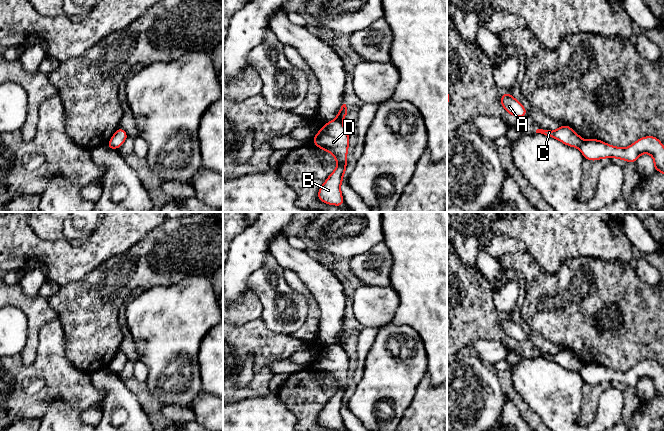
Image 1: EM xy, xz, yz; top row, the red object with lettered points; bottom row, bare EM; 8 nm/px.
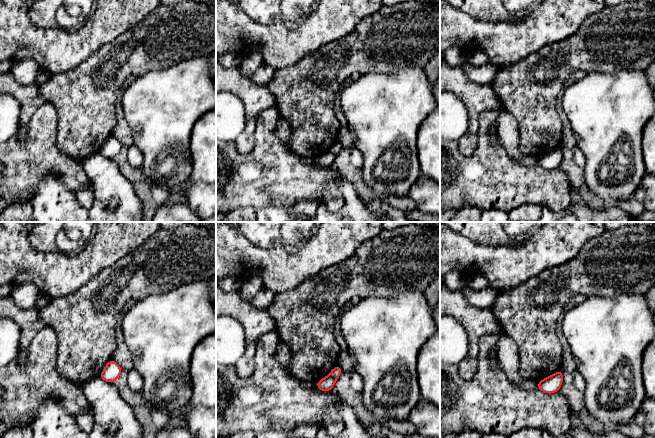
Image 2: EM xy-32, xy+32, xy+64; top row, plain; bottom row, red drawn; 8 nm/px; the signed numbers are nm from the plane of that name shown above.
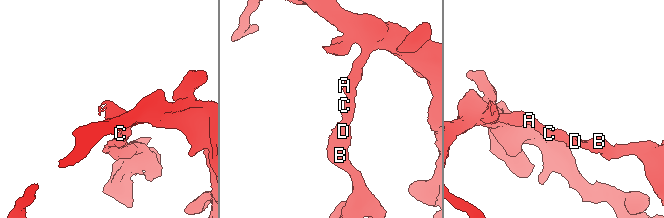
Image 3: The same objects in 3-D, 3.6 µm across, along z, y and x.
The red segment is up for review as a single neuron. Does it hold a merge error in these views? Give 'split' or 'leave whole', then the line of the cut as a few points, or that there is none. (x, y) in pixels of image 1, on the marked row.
split; cut xz (335, 119), (341, 123)

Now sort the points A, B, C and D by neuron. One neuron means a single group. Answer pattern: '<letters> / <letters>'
A C / B D

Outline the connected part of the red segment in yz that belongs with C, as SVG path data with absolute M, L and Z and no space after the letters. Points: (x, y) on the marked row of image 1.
M560 125L556 131L537 129L536 133L555 138L563 144L575 148L579 148L584 142L584 139L568 125Z

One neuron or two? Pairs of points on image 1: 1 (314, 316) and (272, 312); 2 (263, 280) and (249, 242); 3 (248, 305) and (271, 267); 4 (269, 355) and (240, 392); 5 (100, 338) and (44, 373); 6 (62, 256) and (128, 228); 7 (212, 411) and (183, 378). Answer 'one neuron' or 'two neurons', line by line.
1: two neurons
2: two neurons
3: two neurons
4: one neuron
5: two neurons
6: one neuron
7: two neurons

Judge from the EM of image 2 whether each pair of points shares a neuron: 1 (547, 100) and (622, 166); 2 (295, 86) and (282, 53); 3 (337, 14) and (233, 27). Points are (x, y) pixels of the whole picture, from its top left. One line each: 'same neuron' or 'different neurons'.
1: different neurons
2: different neurons
3: same neuron

